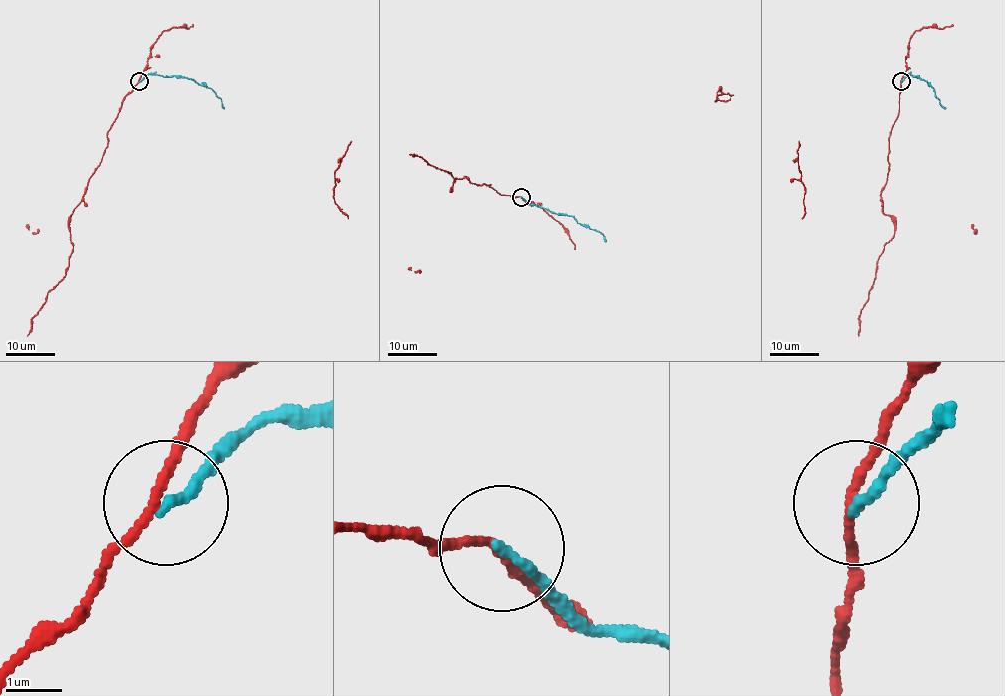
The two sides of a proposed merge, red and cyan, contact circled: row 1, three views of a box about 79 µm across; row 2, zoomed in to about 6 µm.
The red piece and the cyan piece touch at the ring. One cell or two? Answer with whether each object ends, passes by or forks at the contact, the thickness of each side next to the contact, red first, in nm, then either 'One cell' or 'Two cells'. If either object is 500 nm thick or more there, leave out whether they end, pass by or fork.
At the ring red passes by. At the ring cyan ends. Thickness 140 nm (red) against 180 nm. Two cells

